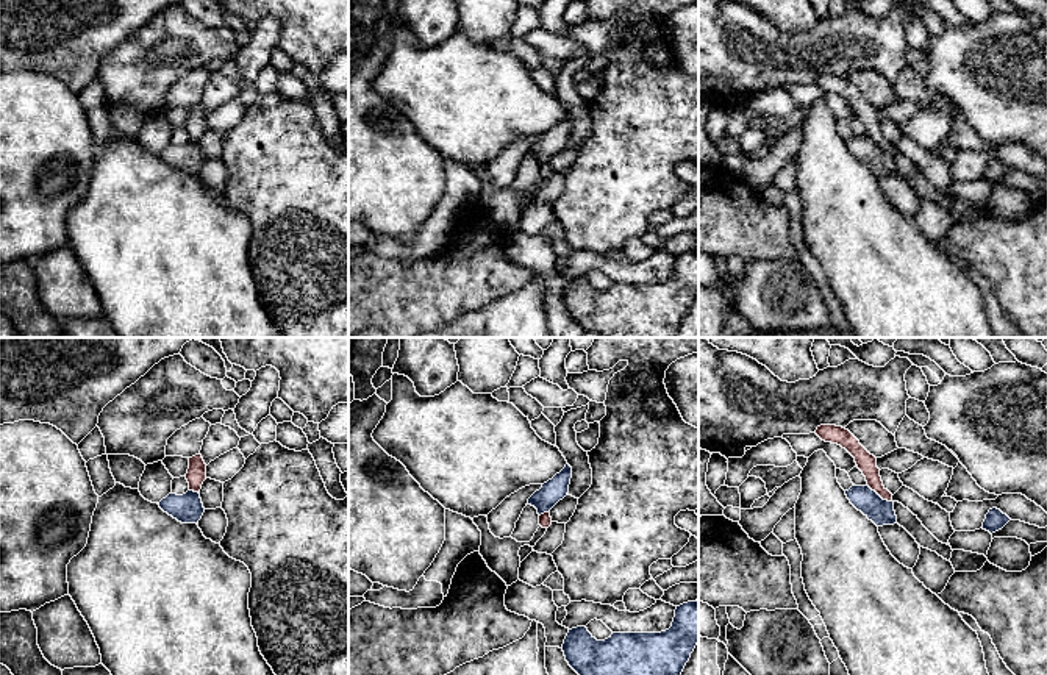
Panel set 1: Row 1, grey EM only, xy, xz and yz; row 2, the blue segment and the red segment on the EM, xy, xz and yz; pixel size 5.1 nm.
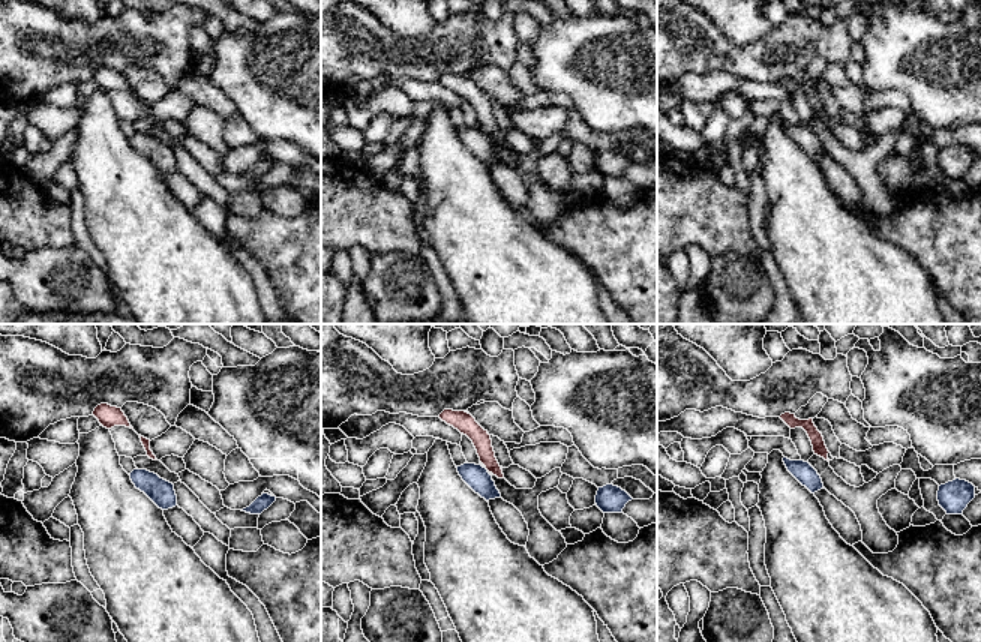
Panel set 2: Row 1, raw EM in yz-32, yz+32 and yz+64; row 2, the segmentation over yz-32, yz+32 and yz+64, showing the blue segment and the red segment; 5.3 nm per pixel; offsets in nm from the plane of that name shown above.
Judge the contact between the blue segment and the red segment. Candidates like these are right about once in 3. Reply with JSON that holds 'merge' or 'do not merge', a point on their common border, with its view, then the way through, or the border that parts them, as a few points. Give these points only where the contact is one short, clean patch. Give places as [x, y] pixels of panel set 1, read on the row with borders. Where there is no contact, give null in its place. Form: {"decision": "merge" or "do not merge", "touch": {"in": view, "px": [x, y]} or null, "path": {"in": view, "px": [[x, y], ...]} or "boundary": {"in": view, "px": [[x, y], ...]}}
{"decision": "do not merge", "touch": {"in": "yz", "px": [879, 496]}, "boundary": {"in": "yz", "px": [[868, 485], [883, 499], [891, 500]]}}

